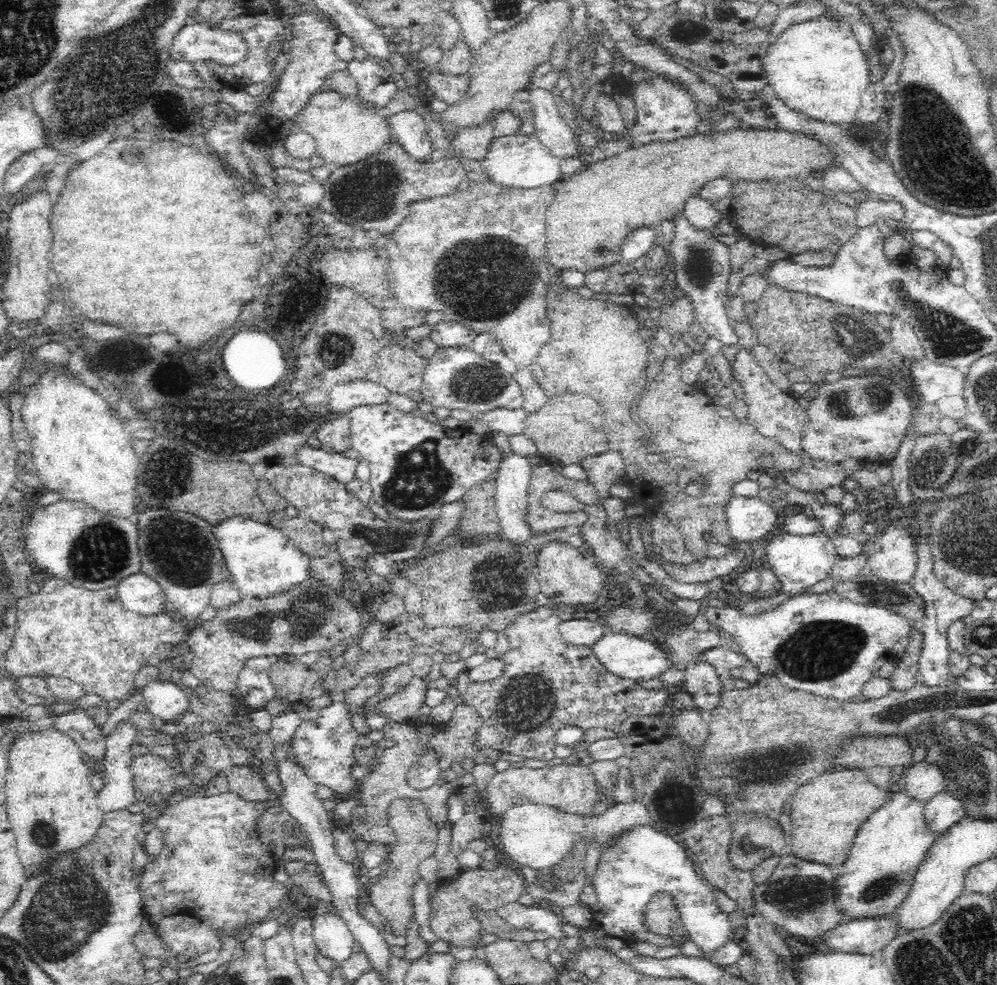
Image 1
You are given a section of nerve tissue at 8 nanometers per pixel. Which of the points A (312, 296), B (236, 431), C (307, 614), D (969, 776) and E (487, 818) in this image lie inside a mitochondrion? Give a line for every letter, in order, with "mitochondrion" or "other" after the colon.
A: other
B: mitochondrion
C: mitochondrion
D: mitochondrion
E: other

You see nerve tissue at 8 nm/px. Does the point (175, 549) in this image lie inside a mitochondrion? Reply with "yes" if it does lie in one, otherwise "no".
yes

